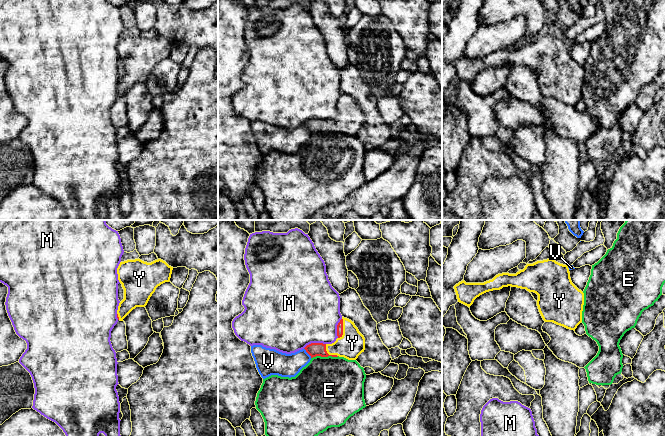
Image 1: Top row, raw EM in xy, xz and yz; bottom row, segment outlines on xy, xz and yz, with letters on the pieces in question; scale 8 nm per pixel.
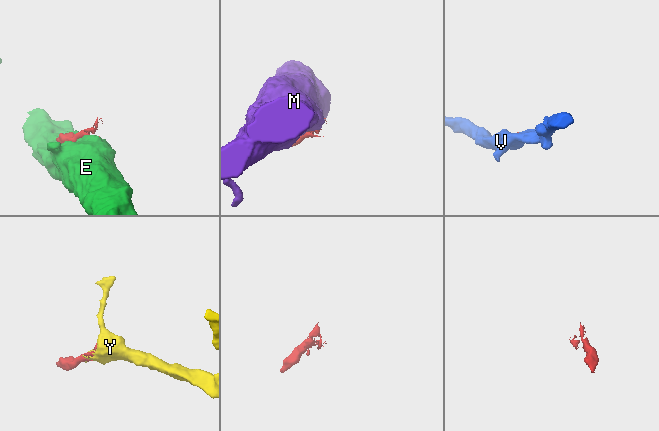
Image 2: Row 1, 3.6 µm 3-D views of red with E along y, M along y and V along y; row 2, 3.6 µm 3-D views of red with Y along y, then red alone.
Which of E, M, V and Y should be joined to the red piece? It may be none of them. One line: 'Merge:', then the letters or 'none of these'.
Merge: Y

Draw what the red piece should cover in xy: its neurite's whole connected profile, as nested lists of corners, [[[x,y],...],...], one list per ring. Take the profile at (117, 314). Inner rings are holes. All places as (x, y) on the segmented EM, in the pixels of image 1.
[[[140,259],[120,262],[117,268],[117,274],[118,280],[124,289],[124,299],[118,306],[118,320],[123,321],[123,319],[136,307],[145,307],[156,288],[161,284],[170,281],[172,270],[173,267],[169,266],[161,259],[151,263],[144,262]]]

